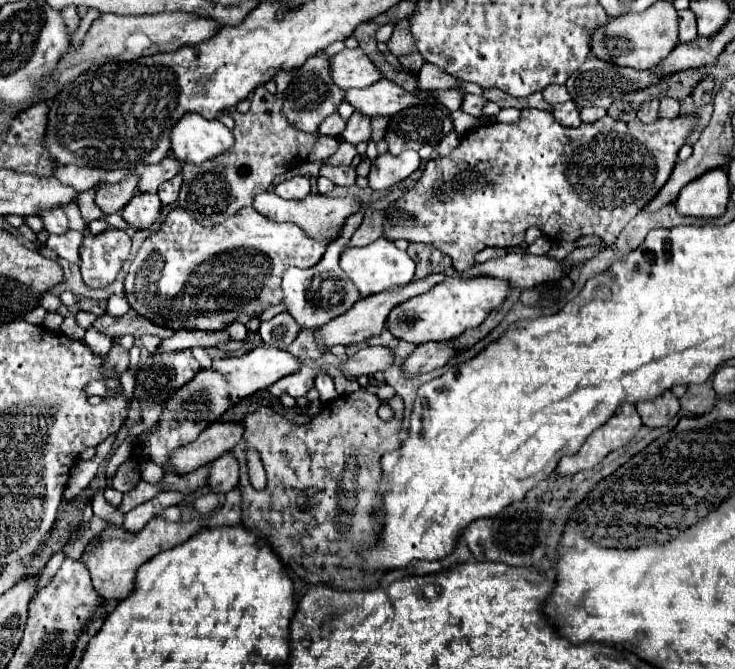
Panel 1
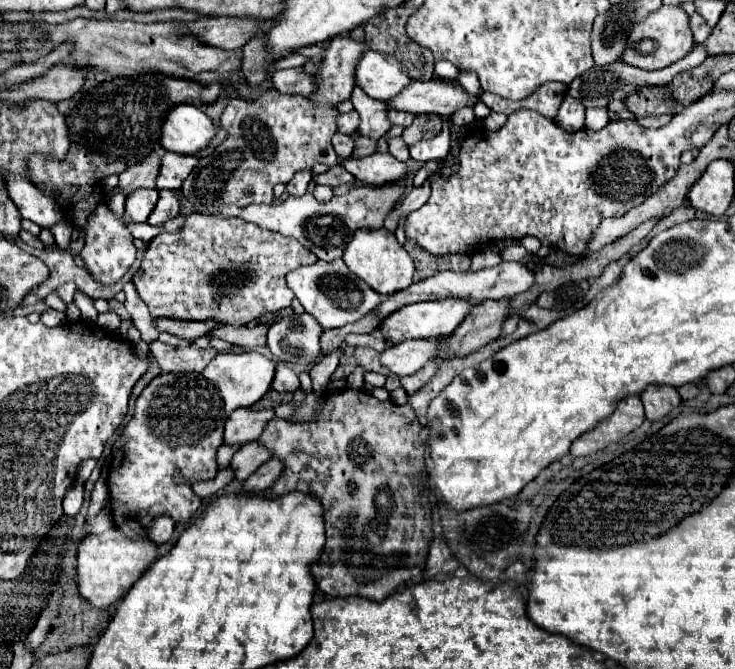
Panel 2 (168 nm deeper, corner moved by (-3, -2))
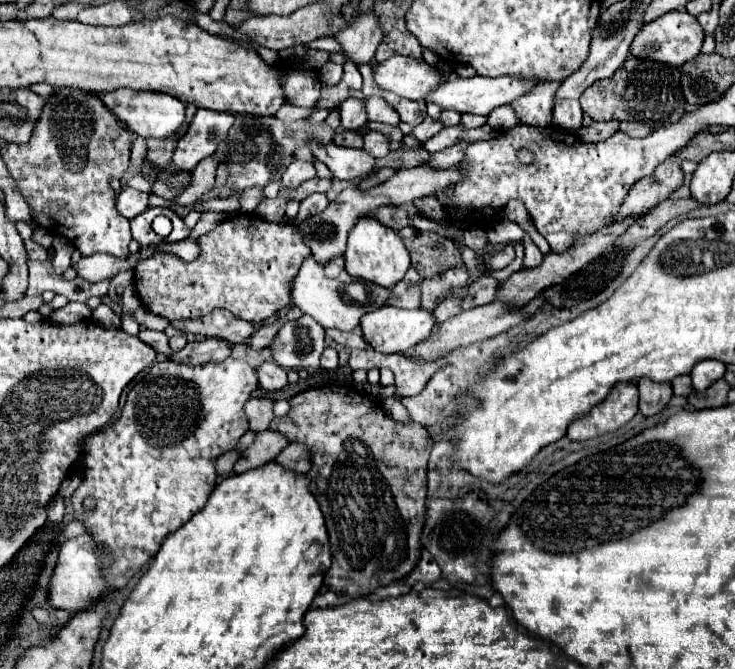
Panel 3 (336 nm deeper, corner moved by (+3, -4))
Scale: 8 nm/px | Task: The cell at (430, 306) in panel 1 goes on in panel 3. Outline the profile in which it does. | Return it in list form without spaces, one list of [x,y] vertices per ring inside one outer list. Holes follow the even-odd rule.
[[[386,305],[386,307],[380,307],[372,313],[362,315],[360,329],[362,329],[362,335],[364,335],[366,343],[372,349],[376,349],[380,353],[404,353],[410,347],[424,341],[430,335],[434,323],[436,323],[434,315],[424,313],[424,309],[400,309],[400,307]]]

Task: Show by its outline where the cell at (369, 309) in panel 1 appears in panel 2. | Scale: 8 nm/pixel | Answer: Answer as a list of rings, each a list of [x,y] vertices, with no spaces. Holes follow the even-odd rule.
[[[502,261],[490,269],[480,269],[480,271],[438,271],[436,275],[424,279],[424,281],[416,281],[410,287],[396,291],[388,297],[382,299],[382,303],[376,307],[376,319],[378,323],[382,323],[390,313],[398,311],[404,305],[416,303],[416,301],[432,301],[432,299],[444,299],[444,297],[464,297],[464,299],[472,299],[472,301],[486,301],[486,299],[510,299],[518,293],[524,293],[526,289],[530,289],[534,285],[534,271],[528,269],[524,263],[516,263],[516,261]]]

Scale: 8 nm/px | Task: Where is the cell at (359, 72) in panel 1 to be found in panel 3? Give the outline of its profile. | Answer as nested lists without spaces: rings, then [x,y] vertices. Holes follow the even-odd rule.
[[[394,55],[384,63],[376,63],[374,81],[380,89],[392,91],[400,97],[422,101],[430,89],[434,91],[442,81],[442,71],[422,59]]]

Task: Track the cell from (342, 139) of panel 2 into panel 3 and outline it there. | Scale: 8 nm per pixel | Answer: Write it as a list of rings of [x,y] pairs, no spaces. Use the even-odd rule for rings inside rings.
[[[340,129],[340,131],[334,135],[334,143],[336,143],[336,145],[342,145],[342,147],[362,149],[364,137],[362,137],[360,131],[346,131],[346,129]]]

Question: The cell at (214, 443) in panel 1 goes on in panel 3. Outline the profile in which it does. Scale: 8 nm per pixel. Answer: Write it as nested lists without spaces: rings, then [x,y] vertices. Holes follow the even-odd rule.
[[[252,397],[248,403],[246,403],[246,415],[248,415],[248,421],[250,421],[250,431],[266,431],[270,421],[274,419],[272,415],[272,405],[274,401],[272,399],[258,399],[258,397]]]

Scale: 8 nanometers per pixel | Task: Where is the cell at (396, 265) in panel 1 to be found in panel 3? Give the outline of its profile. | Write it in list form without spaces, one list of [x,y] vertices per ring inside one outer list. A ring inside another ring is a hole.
[[[362,217],[350,231],[348,235],[348,249],[344,253],[346,259],[346,271],[352,277],[382,285],[382,287],[394,287],[408,271],[410,267],[410,255],[408,249],[404,247],[402,239],[398,237],[396,231],[390,227],[384,227],[380,221],[374,217]]]

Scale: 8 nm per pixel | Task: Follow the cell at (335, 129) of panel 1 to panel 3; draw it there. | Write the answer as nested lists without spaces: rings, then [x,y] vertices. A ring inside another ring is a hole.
[[[348,97],[342,105],[340,105],[340,121],[342,121],[342,127],[344,129],[362,129],[364,123],[368,121],[366,117],[366,105],[362,99],[354,99],[354,97]]]

